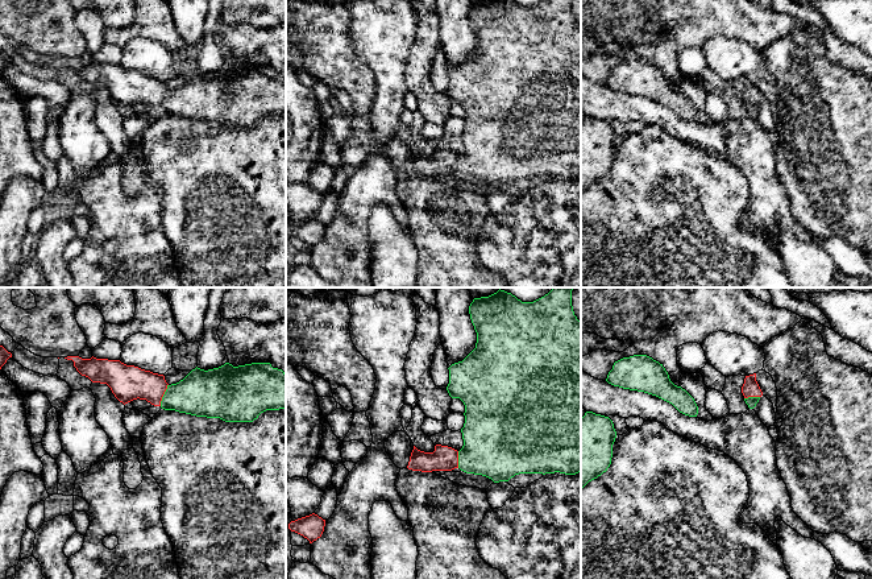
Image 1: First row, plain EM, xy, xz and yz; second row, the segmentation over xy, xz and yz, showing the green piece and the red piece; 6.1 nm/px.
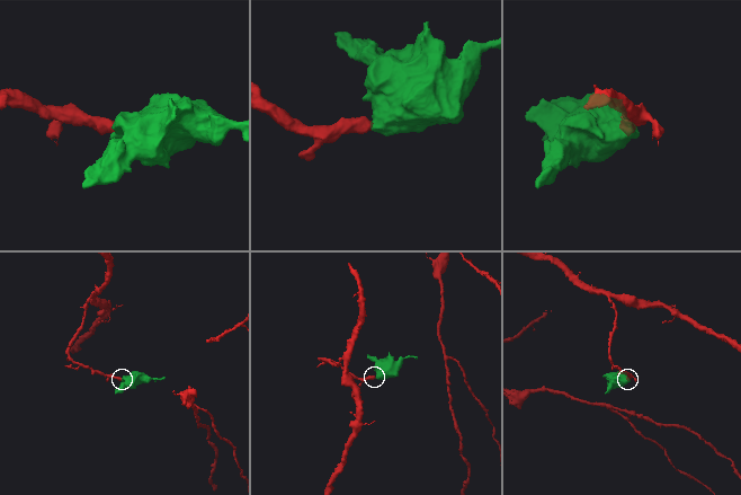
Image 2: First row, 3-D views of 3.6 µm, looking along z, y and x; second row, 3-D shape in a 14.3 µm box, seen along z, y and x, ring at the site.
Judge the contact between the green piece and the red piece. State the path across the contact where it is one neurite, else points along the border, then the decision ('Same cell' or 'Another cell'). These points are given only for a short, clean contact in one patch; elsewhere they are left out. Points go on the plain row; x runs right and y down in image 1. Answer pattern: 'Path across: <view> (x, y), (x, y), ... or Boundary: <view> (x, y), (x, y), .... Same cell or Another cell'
Path across: xy (203, 98), (163, 99), (152, 91), (128, 87). Same cell

